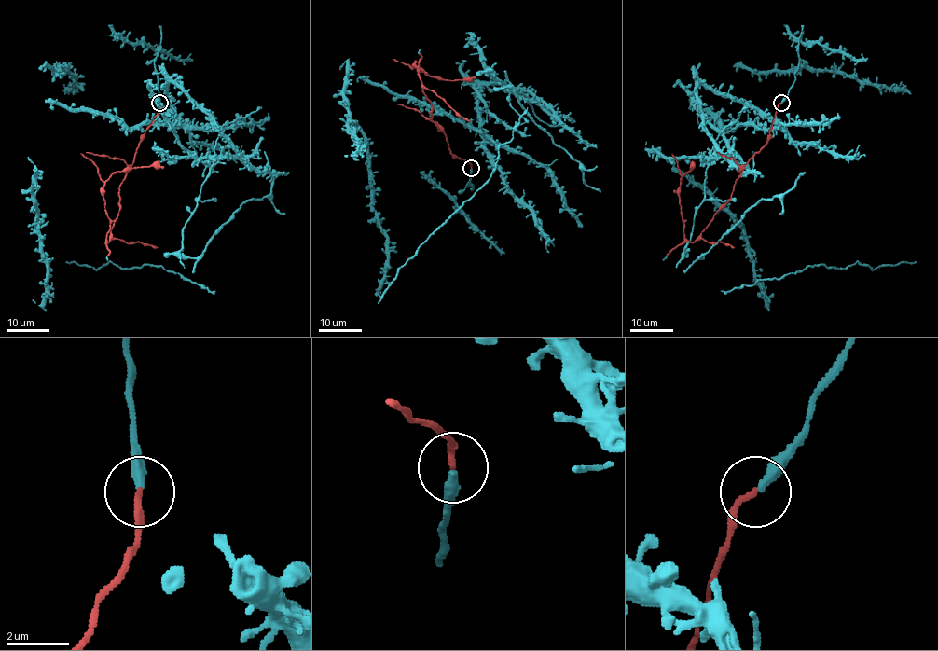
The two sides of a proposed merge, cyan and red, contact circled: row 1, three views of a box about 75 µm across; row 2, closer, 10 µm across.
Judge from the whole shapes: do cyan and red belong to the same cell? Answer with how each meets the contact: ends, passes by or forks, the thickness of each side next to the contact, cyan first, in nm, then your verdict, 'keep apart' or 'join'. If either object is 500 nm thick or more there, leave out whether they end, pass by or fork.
cyan ends; red ends; calibres 320 and 200 nm; join

